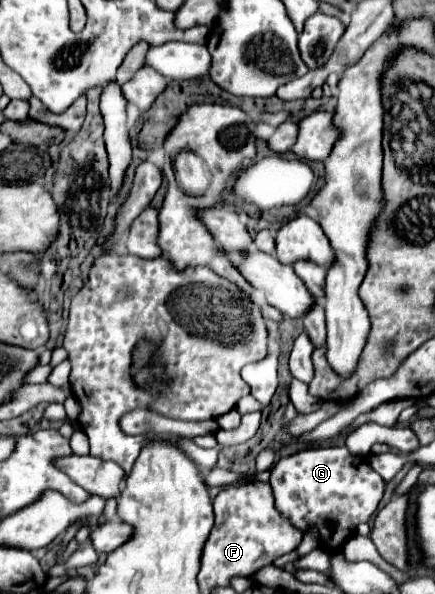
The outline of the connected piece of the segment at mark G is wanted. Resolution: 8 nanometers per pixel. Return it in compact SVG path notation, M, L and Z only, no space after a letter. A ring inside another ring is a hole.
M311 447L281 457L271 469L269 483L279 513L287 515L293 527L301 531L317 527L319 545L331 553L341 551L357 525L371 519L385 489L385 481L369 463L349 453L347 447Z

